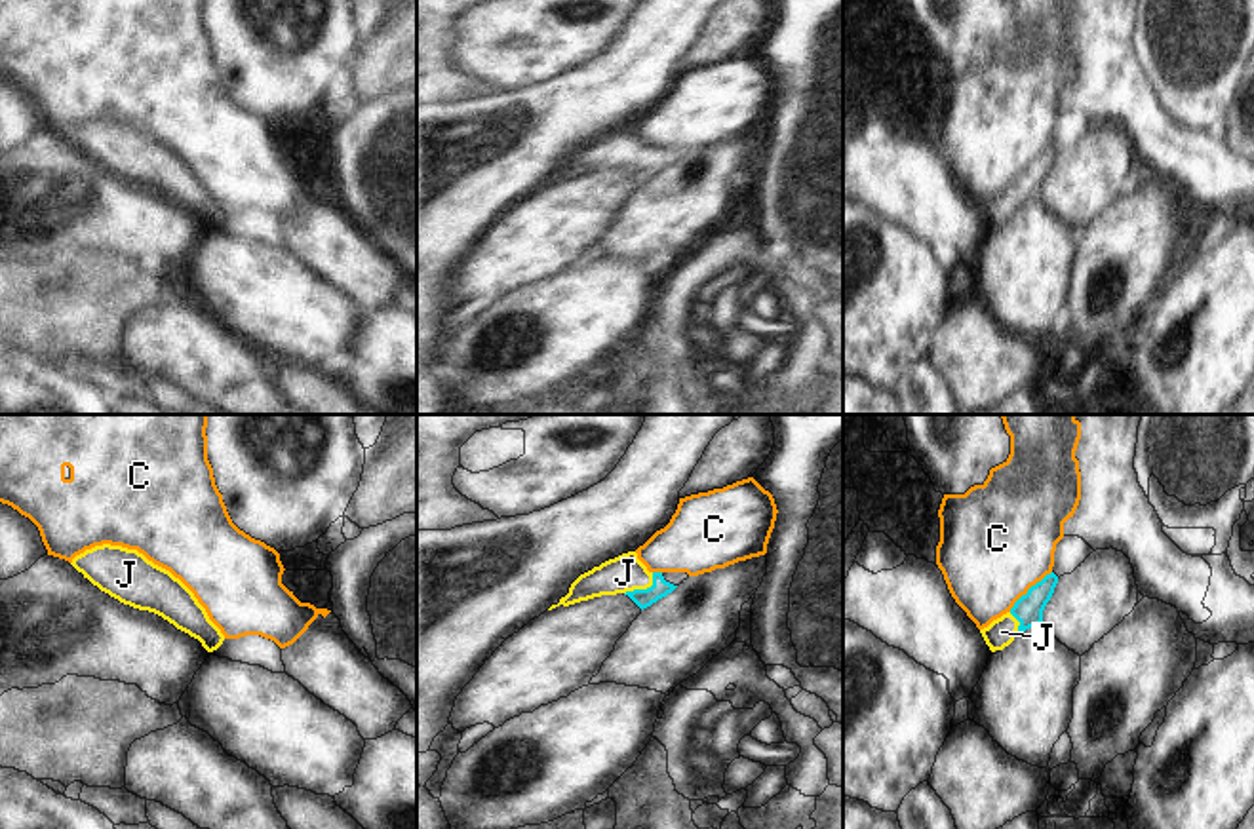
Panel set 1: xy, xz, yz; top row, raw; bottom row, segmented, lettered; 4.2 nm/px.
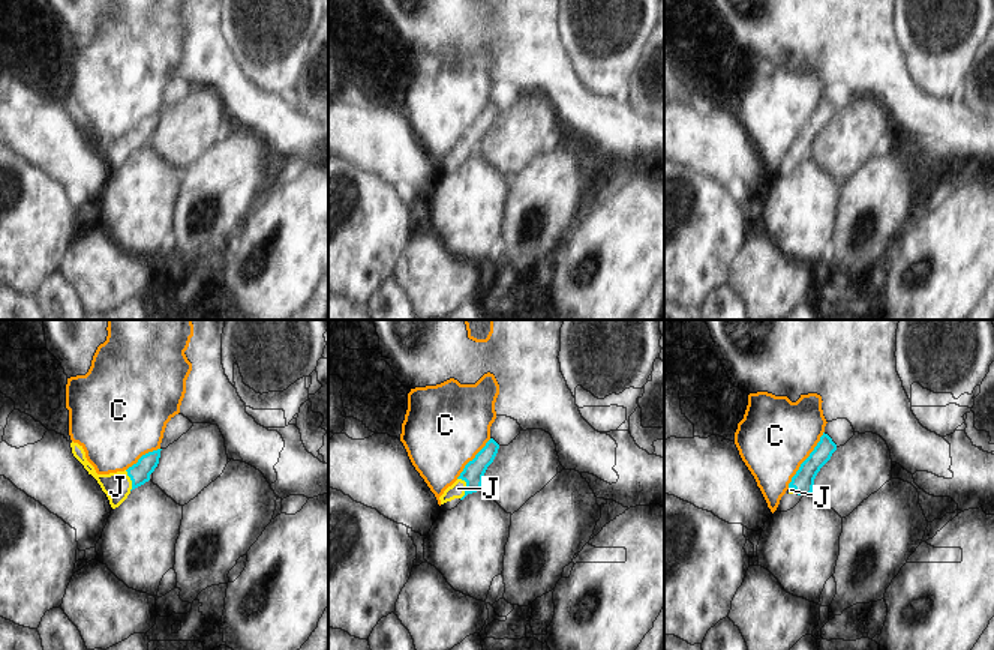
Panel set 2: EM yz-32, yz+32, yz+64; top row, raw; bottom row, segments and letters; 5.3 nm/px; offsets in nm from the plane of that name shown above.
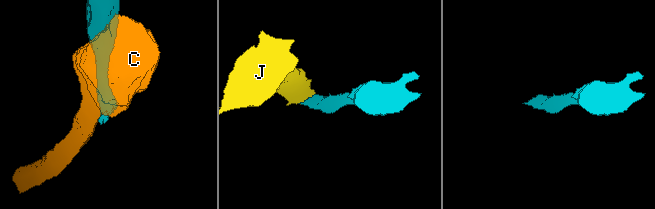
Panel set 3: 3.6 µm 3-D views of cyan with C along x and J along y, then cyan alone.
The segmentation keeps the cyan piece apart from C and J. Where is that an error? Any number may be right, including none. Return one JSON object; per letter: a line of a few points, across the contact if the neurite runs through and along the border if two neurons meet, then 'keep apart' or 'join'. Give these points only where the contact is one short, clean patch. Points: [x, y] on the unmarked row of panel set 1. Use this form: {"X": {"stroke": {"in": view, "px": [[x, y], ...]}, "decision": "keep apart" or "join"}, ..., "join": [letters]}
{"C": {"decision": "keep apart"}, "J": {"stroke": {"in": "xz", "px": [[661, 162], [644, 164], [625, 147]]}, "decision": "join"}, "join": ["J"]}

